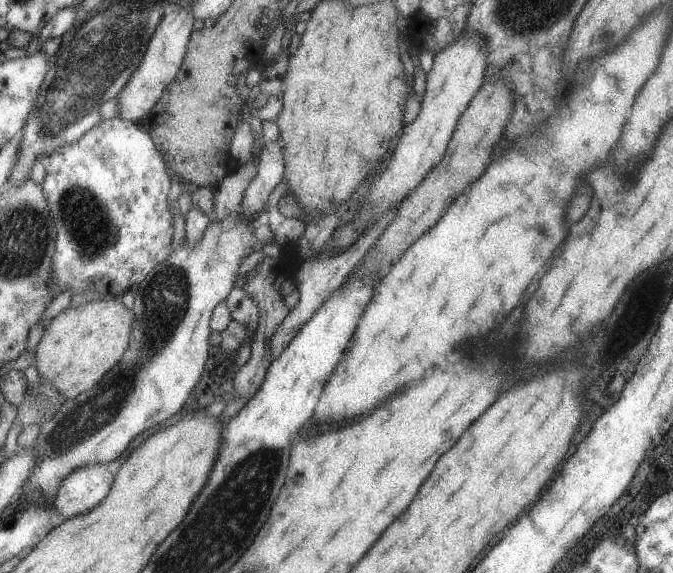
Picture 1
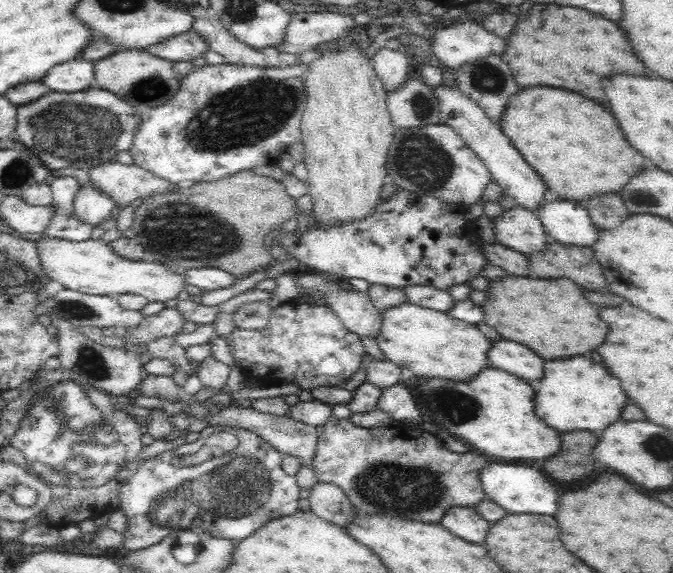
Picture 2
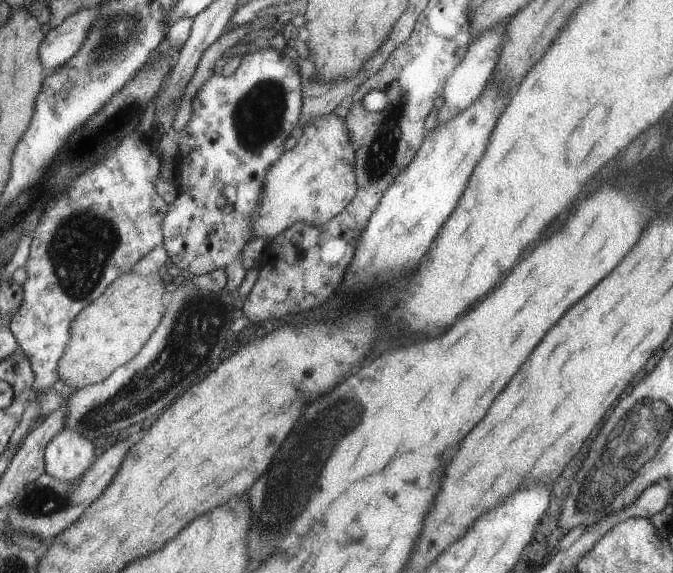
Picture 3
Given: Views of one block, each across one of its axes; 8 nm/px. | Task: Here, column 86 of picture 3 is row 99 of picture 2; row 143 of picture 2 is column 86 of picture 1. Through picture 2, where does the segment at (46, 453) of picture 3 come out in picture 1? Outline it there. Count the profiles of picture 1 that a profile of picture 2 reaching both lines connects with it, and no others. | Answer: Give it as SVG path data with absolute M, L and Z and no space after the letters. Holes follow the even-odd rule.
M103 463L75 468L61 480L51 504L64 520L85 513L103 500L113 478Z

